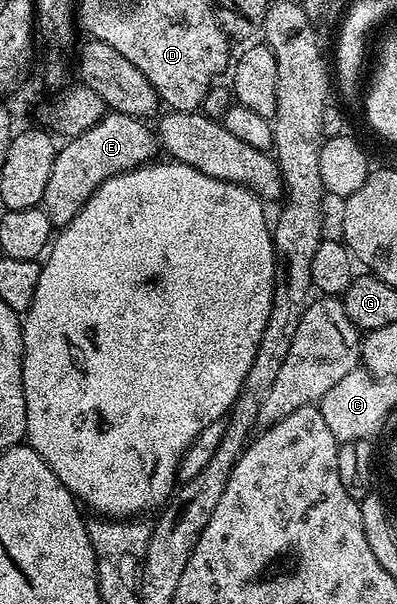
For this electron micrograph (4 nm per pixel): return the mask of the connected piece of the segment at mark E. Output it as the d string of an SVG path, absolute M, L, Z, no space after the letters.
M110 111L92 129L80 133L74 139L63 142L57 148L52 173L48 176L48 186L44 188L41 201L42 210L48 213L50 222L61 229L69 225L79 209L86 204L88 197L112 176L134 167L145 167L159 154L160 144L157 134L145 127L143 120L136 115L125 115L119 111Z

